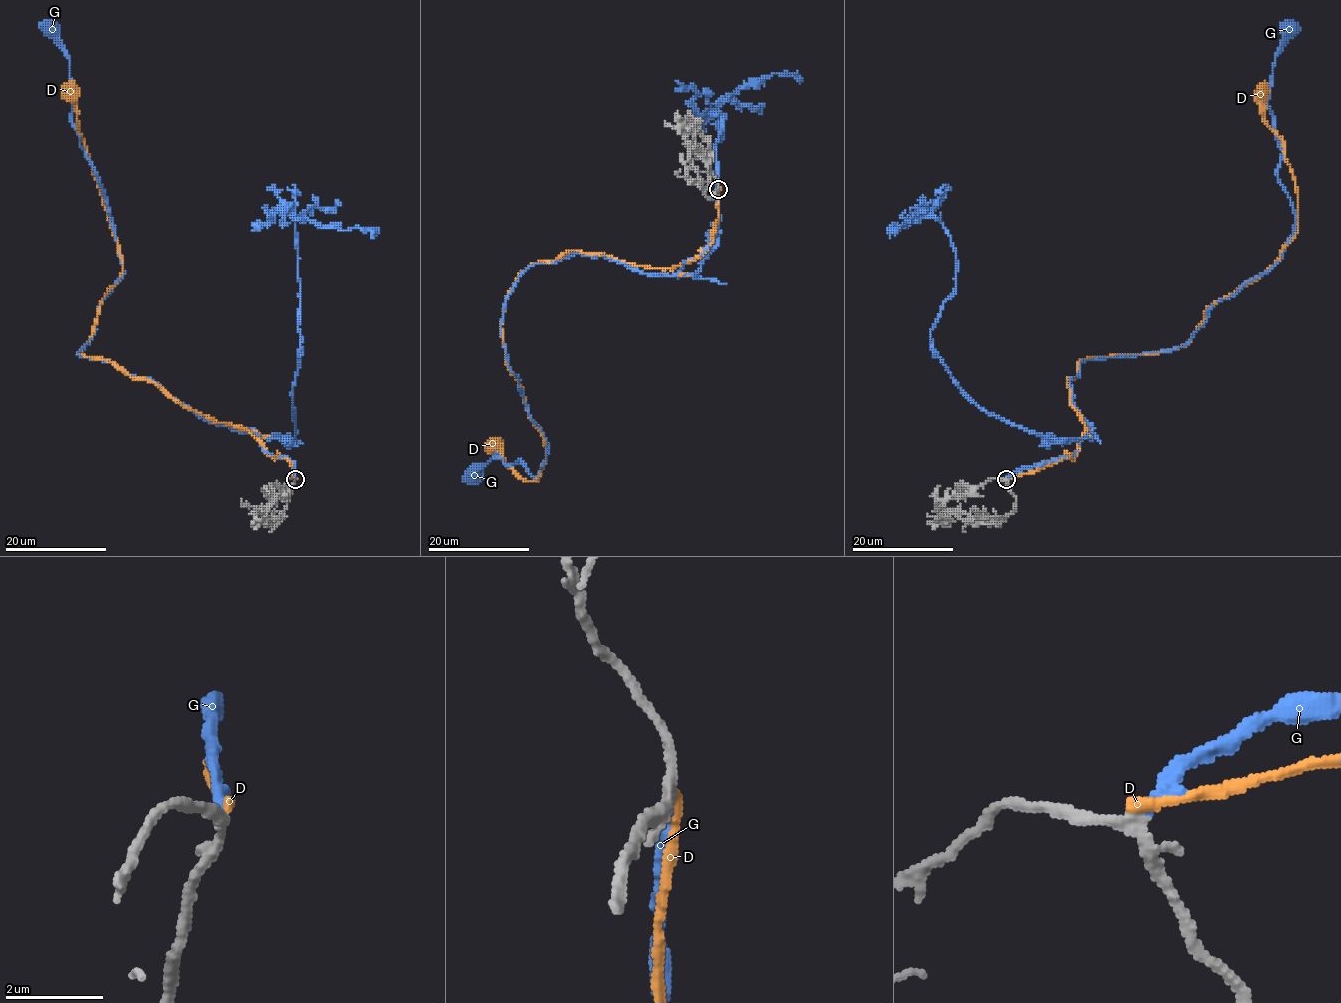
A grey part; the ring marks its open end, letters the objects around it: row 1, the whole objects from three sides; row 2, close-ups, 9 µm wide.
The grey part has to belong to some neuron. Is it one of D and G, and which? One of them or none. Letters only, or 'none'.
G

